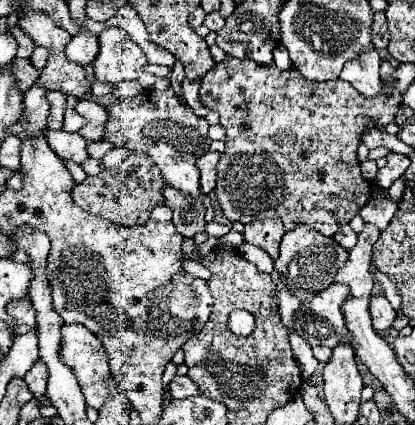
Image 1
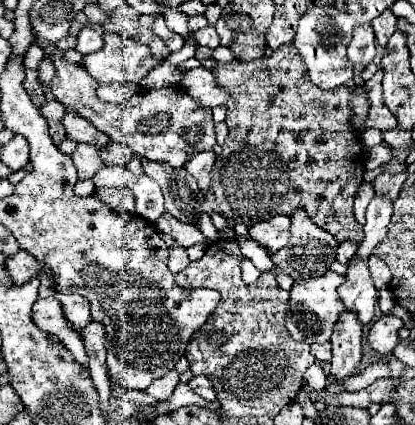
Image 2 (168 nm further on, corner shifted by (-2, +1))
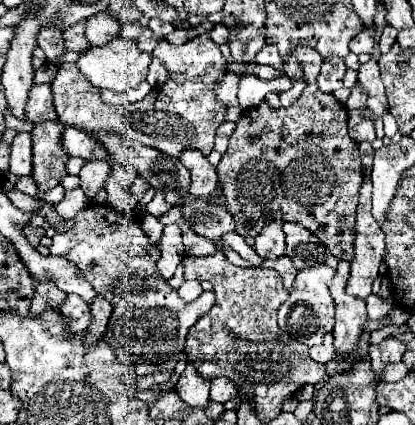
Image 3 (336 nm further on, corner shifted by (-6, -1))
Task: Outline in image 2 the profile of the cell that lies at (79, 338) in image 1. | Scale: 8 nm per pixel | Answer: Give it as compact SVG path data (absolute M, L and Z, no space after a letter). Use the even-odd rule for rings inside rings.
M67 293L67 295L57 295L63 311L67 311L67 321L71 321L71 325L75 325L75 331L83 331L83 327L91 321L91 313L89 313L89 301L79 295L79 293Z

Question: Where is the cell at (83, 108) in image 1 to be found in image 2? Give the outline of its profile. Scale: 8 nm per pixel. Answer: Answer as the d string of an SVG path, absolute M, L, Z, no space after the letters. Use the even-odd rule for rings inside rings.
M67 111L61 123L65 127L67 137L73 139L73 141L77 141L77 143L89 143L89 145L95 145L97 149L101 149L109 141L109 137L105 133L101 133L99 129L95 129L87 119L81 119L77 113Z

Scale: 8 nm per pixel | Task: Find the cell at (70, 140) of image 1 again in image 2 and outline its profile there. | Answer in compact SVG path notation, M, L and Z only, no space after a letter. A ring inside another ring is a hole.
M77 145L73 153L73 163L79 173L79 179L91 179L103 167L95 145Z

